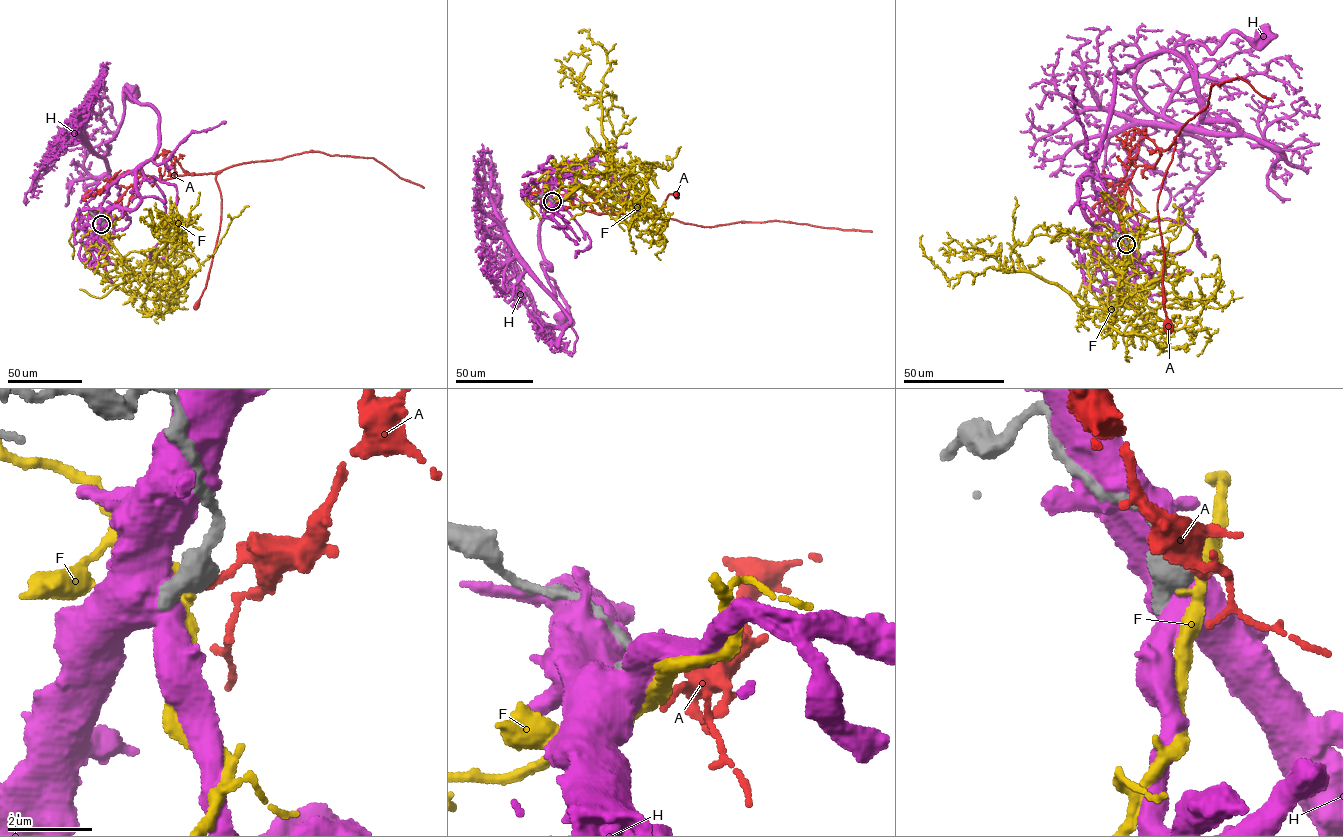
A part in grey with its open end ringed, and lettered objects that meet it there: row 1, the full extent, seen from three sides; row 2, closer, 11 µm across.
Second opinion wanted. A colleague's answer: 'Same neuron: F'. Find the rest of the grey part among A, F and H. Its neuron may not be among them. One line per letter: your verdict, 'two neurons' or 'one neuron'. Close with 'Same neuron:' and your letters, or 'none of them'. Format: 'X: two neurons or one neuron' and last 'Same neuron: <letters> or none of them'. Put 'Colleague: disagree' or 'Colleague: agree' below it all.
A: two neurons
F: two neurons
H: two neurons
Same neuron: none of them
Colleague: disagree

